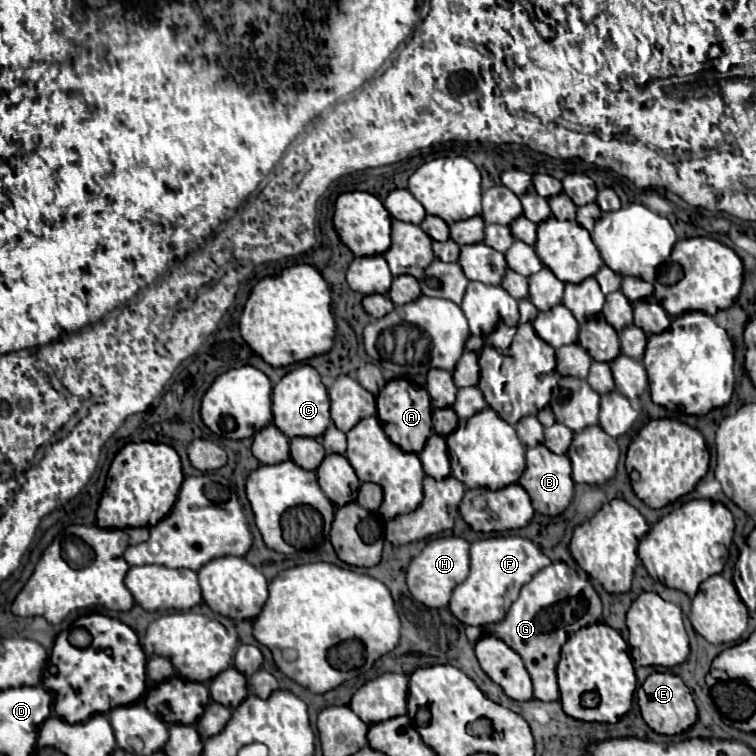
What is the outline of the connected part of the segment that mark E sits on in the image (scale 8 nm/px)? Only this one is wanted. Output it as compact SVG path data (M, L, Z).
M652 673L642 685L640 691L636 691L636 697L640 697L638 707L640 713L644 717L644 721L662 735L676 735L686 731L688 727L694 725L694 721L698 719L696 715L696 705L692 699L690 689L684 685L684 681L674 675L674 673Z

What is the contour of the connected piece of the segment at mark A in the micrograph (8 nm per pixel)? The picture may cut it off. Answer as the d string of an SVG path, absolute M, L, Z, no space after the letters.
M392 379L378 393L376 405L378 419L392 443L396 443L402 451L420 453L426 439L432 435L432 403L426 389L408 379Z

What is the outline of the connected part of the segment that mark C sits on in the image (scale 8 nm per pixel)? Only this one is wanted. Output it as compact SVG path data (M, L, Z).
M302 365L280 379L280 383L272 391L272 415L274 425L286 437L320 437L330 425L330 399L324 383L314 367Z

